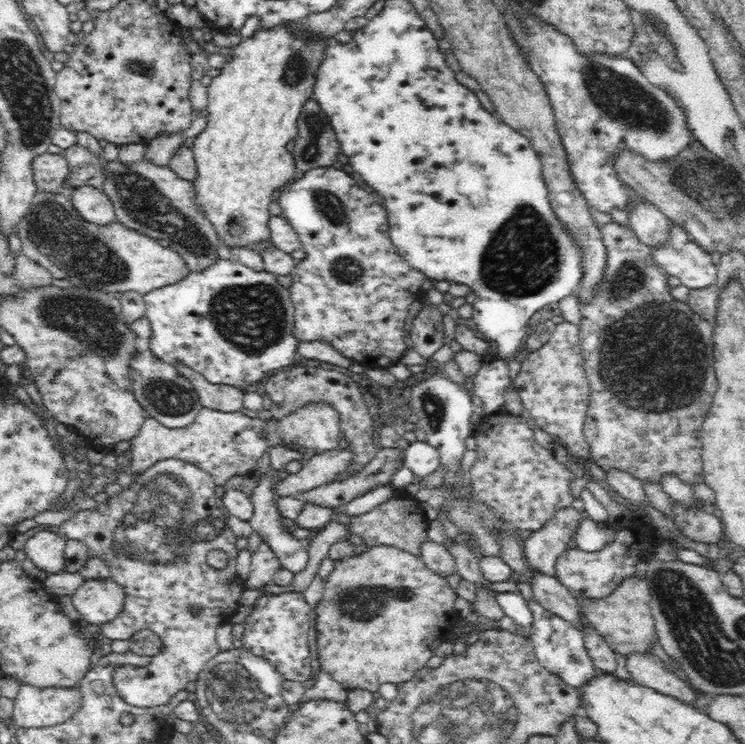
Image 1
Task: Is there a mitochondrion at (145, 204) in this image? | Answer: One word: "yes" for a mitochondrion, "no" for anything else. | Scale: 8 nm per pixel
yes

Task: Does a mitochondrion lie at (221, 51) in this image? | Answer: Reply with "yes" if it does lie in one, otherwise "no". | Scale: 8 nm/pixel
no

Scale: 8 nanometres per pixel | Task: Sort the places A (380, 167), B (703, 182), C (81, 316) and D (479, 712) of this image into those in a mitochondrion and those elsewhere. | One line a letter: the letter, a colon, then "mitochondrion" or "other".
A: other
B: mitochondrion
C: mitochondrion
D: mitochondrion

